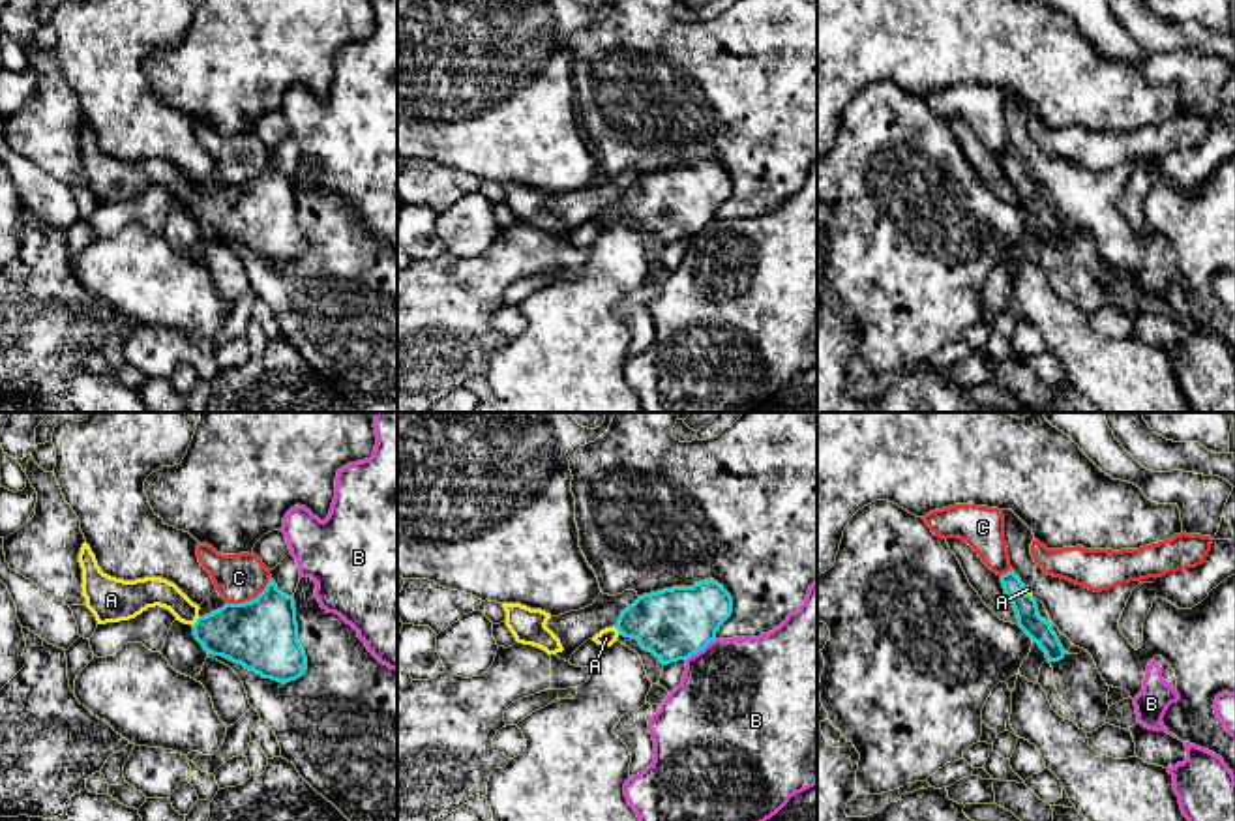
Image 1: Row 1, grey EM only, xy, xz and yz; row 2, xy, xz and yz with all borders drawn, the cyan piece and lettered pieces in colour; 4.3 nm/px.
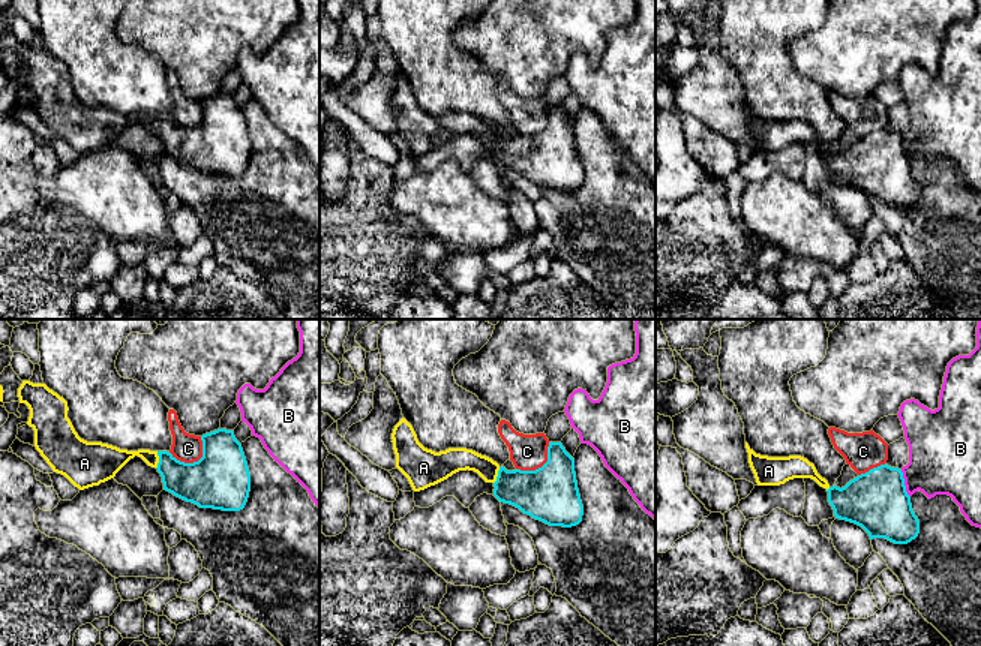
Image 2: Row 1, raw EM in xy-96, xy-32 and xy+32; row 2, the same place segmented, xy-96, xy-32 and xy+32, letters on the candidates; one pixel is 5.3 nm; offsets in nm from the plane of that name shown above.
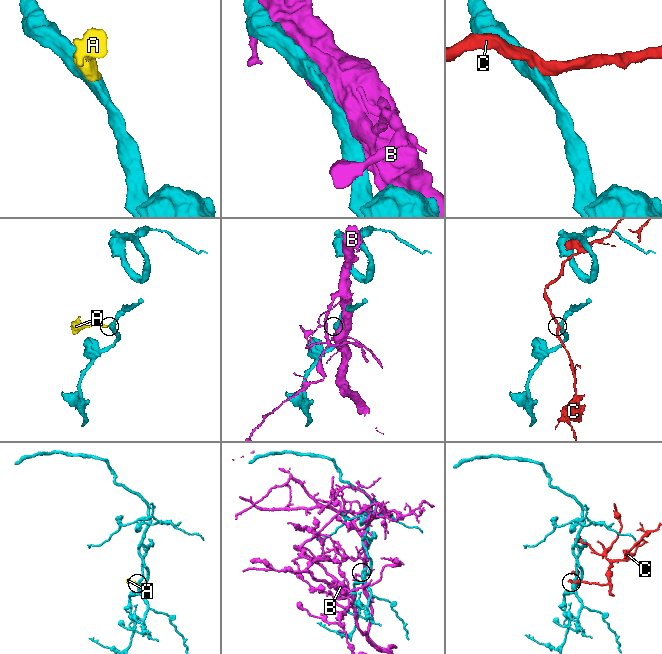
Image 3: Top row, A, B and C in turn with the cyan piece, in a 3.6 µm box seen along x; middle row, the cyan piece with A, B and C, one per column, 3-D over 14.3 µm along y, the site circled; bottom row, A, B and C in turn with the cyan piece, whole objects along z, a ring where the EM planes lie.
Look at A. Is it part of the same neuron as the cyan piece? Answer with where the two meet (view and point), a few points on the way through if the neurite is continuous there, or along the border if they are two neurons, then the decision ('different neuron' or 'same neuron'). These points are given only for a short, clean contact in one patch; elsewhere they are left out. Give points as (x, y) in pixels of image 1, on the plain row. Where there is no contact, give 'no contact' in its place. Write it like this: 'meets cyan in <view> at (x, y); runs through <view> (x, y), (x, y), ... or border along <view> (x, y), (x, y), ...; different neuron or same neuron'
meets cyan in xy at (197, 201); runs through xy (253, 214), (214, 212), (197, 201), (167, 175), (147, 173); same neuron

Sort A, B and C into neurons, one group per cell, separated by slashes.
A / B / C

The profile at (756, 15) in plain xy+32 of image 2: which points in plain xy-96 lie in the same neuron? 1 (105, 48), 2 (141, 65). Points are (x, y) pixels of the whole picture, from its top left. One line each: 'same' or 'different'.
1: same
2: same

